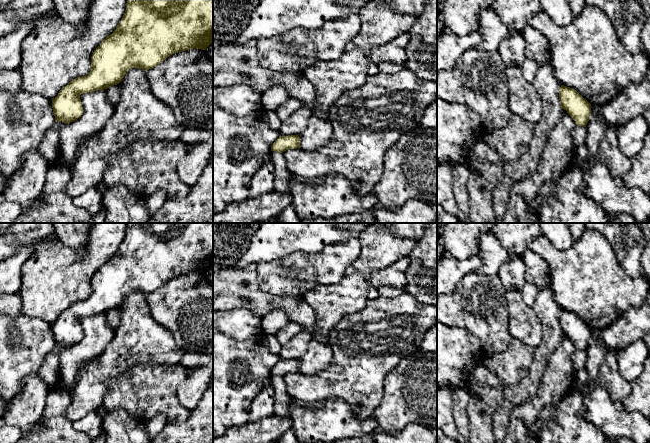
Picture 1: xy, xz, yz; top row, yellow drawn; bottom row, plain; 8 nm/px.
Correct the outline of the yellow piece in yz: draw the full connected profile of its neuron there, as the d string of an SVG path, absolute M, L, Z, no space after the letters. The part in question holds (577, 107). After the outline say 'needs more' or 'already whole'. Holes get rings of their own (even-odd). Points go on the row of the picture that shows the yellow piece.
M561 85L559 89L561 108L573 118L575 124L586 127L591 114L591 104L575 89Z | already whole

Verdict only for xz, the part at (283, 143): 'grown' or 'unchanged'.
unchanged

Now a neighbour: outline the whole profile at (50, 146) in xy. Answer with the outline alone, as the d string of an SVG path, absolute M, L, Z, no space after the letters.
M58 121L47 132L39 147L40 154L46 159L50 167L57 167L62 164L62 154L60 150L60 129L65 125Z

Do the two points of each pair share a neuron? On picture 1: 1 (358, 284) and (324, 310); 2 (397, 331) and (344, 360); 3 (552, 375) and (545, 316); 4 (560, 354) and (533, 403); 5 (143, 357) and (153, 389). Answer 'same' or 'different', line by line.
1: same
2: same
3: different
4: same
5: different

